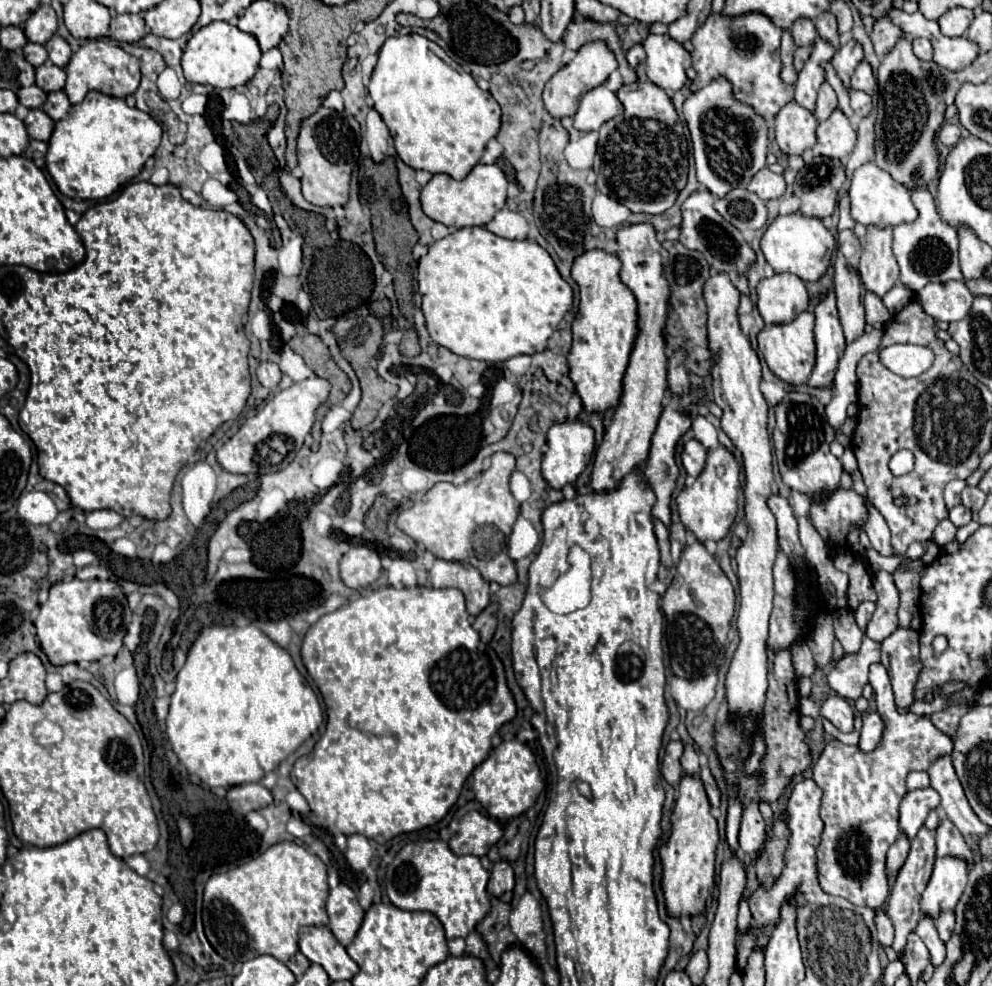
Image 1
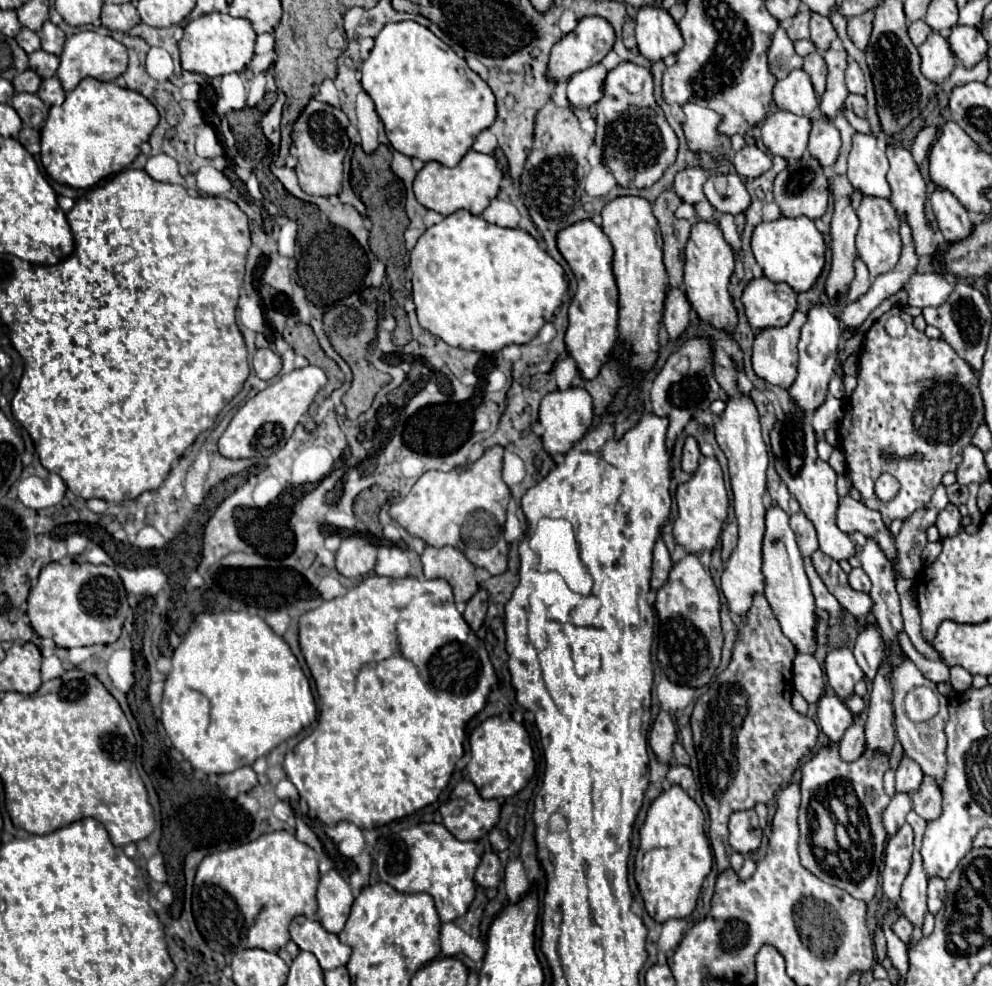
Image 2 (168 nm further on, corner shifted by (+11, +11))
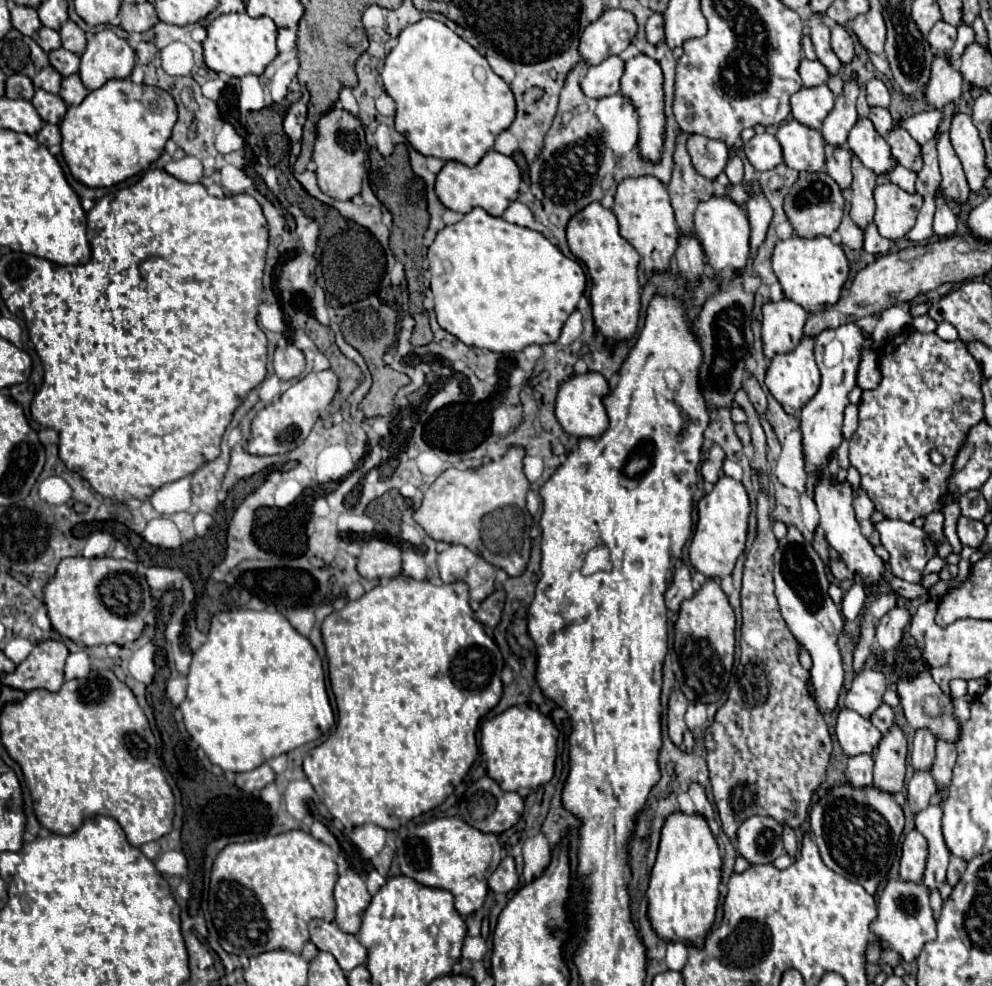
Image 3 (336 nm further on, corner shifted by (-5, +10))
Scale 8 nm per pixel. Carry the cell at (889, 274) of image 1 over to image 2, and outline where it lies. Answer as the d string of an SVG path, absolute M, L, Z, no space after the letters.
M864 195L856 213L860 219L860 229L856 235L856 249L858 249L860 259L868 265L870 277L876 279L878 275L892 271L894 265L898 263L900 247L902 247L900 233L898 233L900 221L898 221L898 215L896 215L896 209L892 207L892 203L888 199L882 199L882 197Z

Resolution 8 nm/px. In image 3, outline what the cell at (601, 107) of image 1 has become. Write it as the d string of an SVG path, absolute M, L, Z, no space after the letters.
M610 56L598 66L590 66L586 78L582 80L582 92L588 98L606 98L620 90L620 78L624 72L624 62L618 56Z

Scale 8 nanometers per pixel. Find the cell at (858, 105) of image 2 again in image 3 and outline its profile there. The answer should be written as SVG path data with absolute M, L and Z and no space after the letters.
M872 108L868 118L872 120L874 128L876 128L882 136L886 136L886 134L890 132L890 128L892 128L892 116L890 116L888 108Z

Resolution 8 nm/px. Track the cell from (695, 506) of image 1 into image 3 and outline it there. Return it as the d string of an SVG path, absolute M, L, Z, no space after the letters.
M722 474L714 484L712 492L698 502L698 524L690 544L690 562L706 578L722 578L726 574L732 574L734 564L746 546L748 514L750 504L746 488L742 486L742 482L726 474Z

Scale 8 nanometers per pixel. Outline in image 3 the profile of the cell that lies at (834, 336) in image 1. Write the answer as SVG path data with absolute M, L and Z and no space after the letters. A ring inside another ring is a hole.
M854 322L842 324L838 328L828 328L814 338L814 356L816 356L816 364L822 374L822 384L820 384L818 392L806 402L806 406L800 412L800 430L802 430L802 442L804 442L804 460L806 460L810 494L814 490L814 484L816 484L822 468L824 468L824 462L828 462L830 454L838 448L838 444L842 440L840 430L842 430L842 420L844 420L844 408L848 406L848 392L856 386L856 370L858 370L858 362L860 362L860 346L862 344L866 344L866 340L862 338L862 332ZM834 342L840 344L840 350L836 354L832 354L832 350L828 350L828 346Z

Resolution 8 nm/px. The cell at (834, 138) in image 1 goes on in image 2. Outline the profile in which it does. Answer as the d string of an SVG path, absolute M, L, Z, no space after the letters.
M820 117L812 123L808 151L822 167L832 167L836 163L840 153L840 133L826 117Z

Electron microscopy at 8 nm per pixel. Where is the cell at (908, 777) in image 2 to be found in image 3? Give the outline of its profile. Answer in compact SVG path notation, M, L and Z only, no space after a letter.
M916 730L910 762L914 770L930 770L932 762L936 760L936 738L928 730Z

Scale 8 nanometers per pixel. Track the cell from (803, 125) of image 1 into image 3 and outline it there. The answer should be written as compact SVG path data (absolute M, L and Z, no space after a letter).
M796 120L784 122L776 138L784 152L784 162L798 172L818 172L824 168L824 138Z

